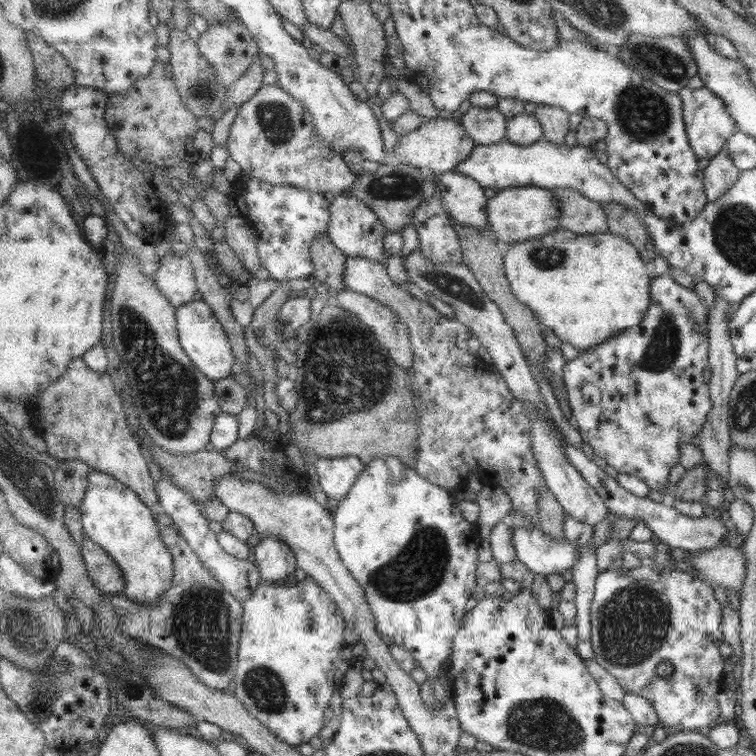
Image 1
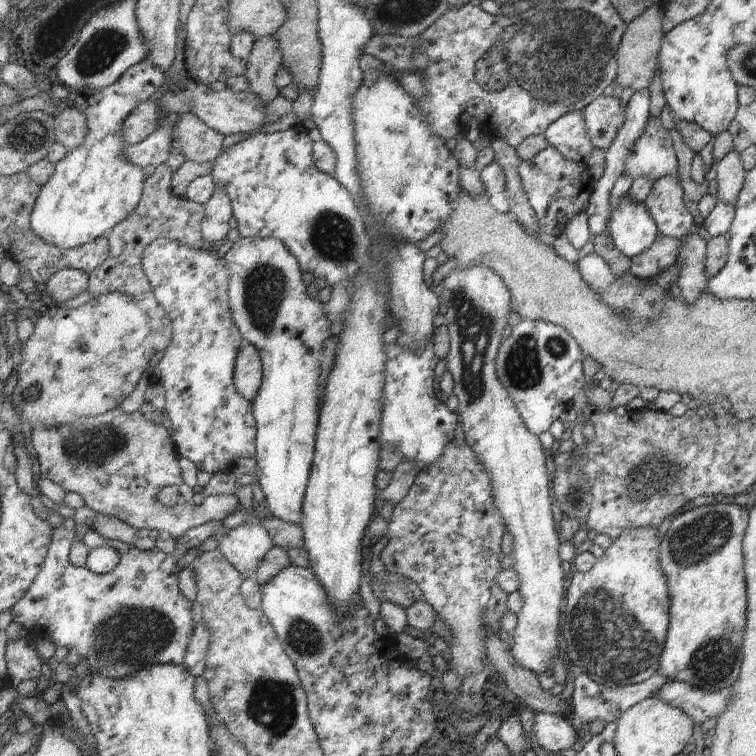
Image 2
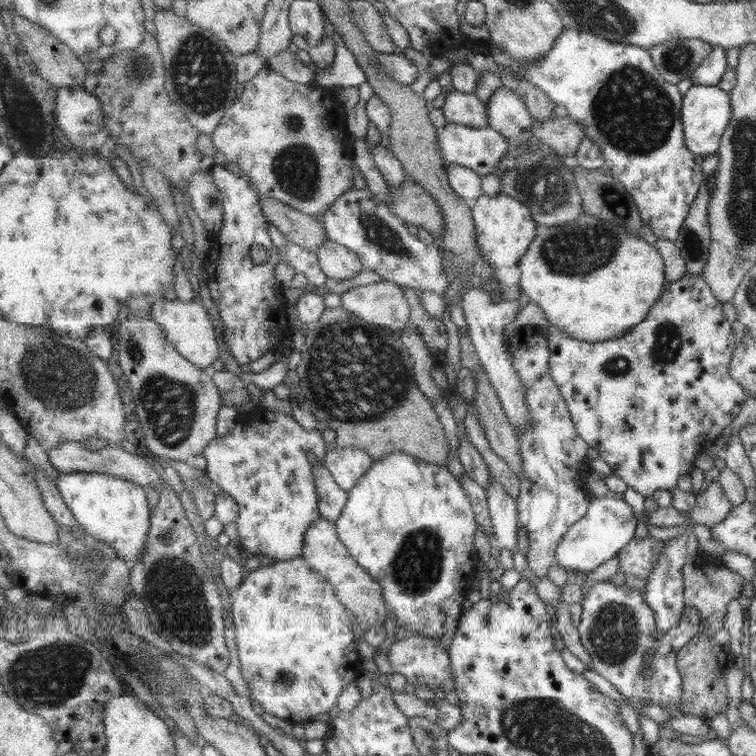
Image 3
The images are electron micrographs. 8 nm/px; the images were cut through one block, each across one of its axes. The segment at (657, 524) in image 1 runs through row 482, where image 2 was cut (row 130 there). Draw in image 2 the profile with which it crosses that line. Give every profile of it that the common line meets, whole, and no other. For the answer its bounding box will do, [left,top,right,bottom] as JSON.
[582,95,626,151]

